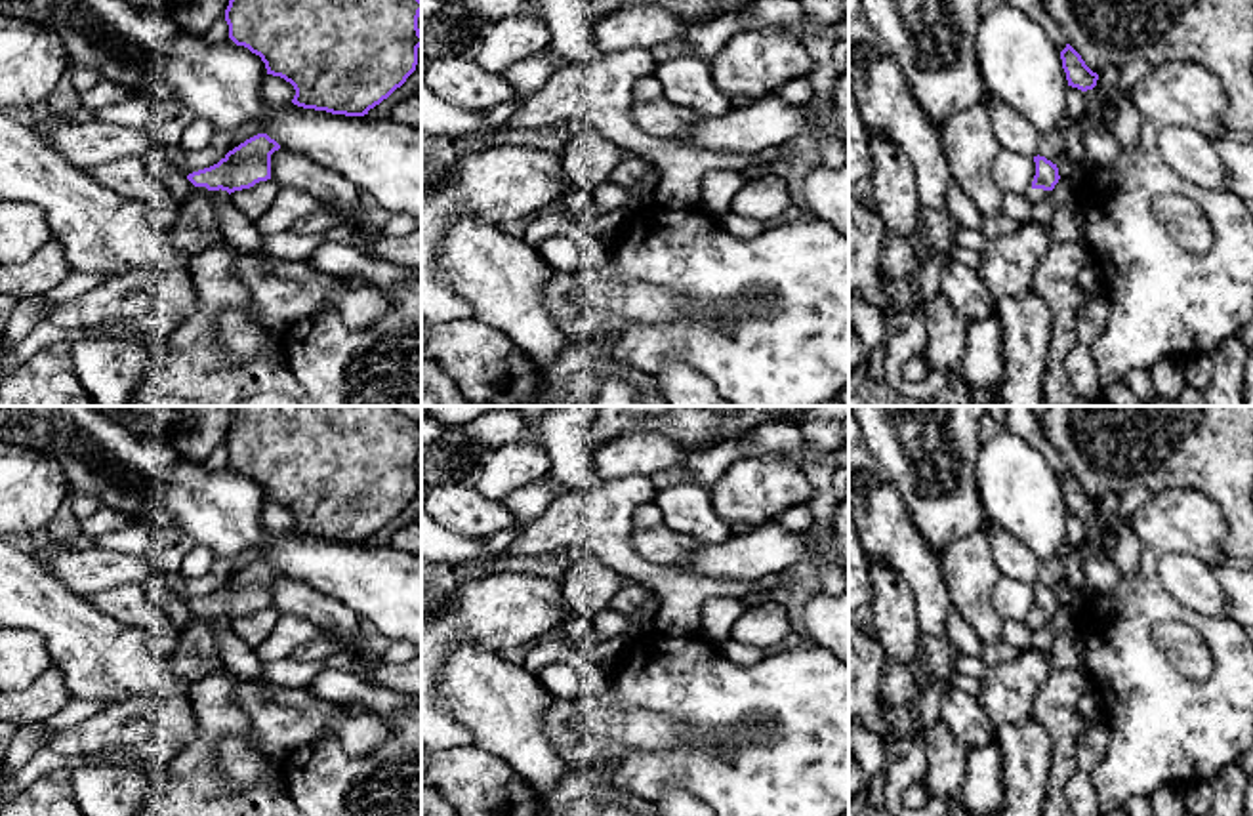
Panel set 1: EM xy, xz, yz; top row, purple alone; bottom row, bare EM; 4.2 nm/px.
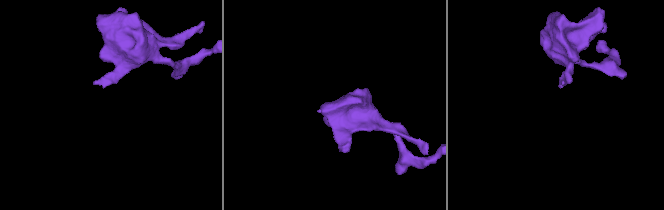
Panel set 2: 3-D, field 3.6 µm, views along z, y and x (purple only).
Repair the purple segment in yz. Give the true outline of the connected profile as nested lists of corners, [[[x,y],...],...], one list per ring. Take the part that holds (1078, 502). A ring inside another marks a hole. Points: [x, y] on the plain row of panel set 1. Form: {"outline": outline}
{"outline": [[[1066,471],[1066,475],[1060,479],[1060,486],[1068,513],[1081,519],[1093,517],[1097,513],[1099,501],[1085,492],[1081,482],[1070,471]]]}

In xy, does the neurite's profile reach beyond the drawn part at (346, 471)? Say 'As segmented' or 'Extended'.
As segmented

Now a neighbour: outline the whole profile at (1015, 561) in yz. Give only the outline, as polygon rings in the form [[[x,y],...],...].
[[[990,520],[982,524],[982,530],[990,536],[994,562],[1003,578],[1017,580],[1026,585],[1037,583],[1041,561],[1028,547]]]

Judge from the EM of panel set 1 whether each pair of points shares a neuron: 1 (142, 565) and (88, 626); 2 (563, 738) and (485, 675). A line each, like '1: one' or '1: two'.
1: two
2: two

